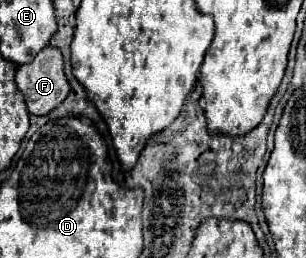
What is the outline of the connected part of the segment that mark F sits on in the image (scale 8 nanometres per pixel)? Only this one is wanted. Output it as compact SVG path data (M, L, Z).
M54 45L44 47L32 63L24 63L16 69L16 85L22 91L30 113L48 115L70 93L62 51Z

